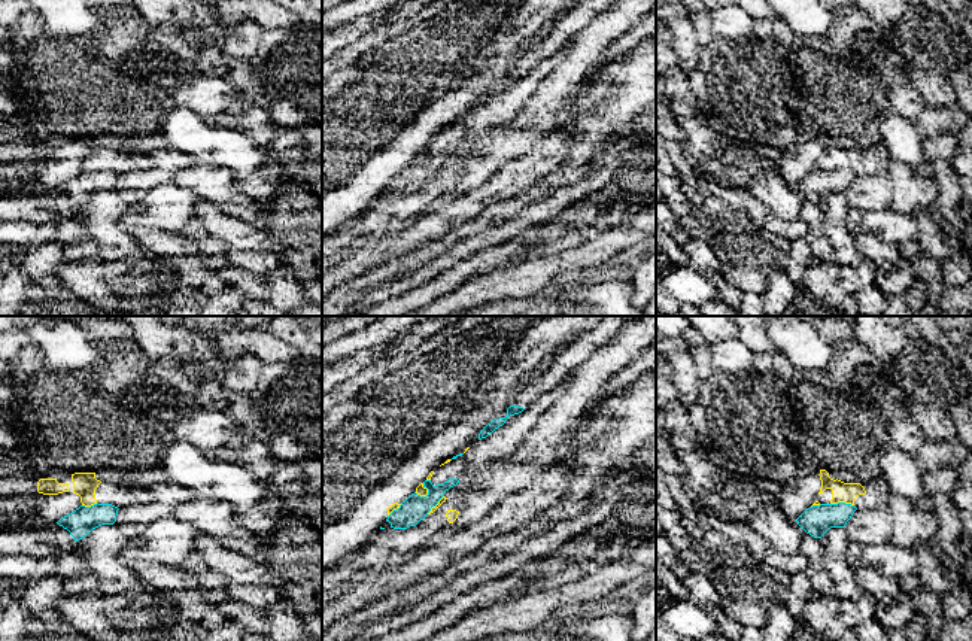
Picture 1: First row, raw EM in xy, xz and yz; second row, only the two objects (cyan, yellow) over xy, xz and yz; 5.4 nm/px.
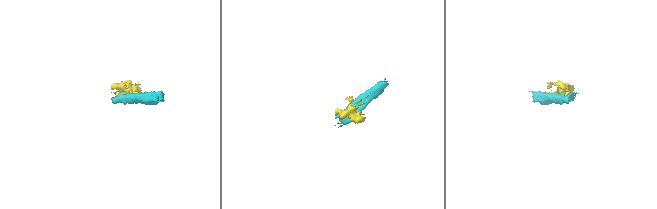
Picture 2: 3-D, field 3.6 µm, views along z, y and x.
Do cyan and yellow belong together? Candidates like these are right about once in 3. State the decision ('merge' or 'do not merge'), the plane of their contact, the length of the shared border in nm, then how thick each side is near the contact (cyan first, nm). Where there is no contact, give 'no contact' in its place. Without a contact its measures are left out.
do not merge; meets cyan in yz; contact 130 nm long; 160 nm thick on the cyan side, 110 nm on the other

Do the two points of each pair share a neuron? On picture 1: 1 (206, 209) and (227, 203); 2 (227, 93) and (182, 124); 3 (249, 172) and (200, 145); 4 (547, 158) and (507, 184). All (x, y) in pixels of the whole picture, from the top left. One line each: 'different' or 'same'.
1: different
2: different
3: same
4: same

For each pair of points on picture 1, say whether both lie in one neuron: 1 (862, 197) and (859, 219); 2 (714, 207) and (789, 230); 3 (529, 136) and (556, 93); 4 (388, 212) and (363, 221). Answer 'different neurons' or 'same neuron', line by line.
1: different neurons
2: different neurons
3: same neuron
4: same neuron

